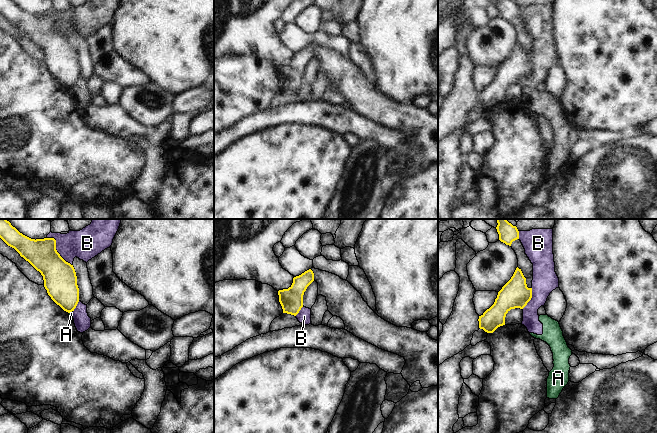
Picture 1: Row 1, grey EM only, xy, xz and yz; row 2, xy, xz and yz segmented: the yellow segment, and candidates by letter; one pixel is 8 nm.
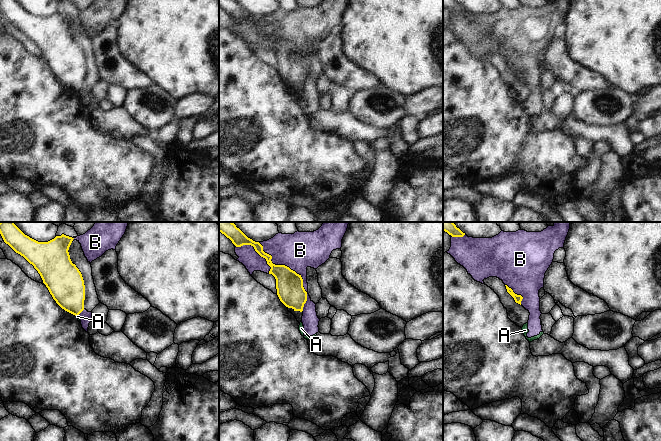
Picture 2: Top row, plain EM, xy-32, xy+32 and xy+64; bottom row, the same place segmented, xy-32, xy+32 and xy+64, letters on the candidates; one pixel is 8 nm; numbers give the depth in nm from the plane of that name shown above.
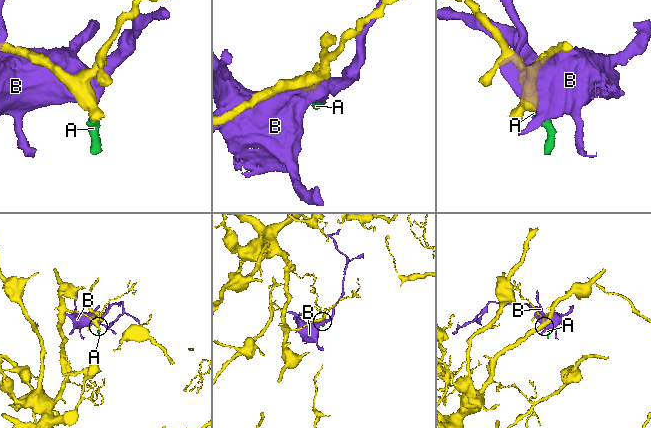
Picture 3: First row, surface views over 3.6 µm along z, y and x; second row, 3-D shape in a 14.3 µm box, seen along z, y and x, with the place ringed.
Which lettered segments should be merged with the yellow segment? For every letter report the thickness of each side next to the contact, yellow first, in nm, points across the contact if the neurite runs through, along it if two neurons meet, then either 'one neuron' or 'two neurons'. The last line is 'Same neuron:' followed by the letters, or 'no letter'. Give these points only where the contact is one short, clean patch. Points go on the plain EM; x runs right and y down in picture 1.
A: 260/30 nm | along xy (72, 86), (69, 89) | two neurons
B: 260/240 nm | two neurons
Same neuron: no letter

